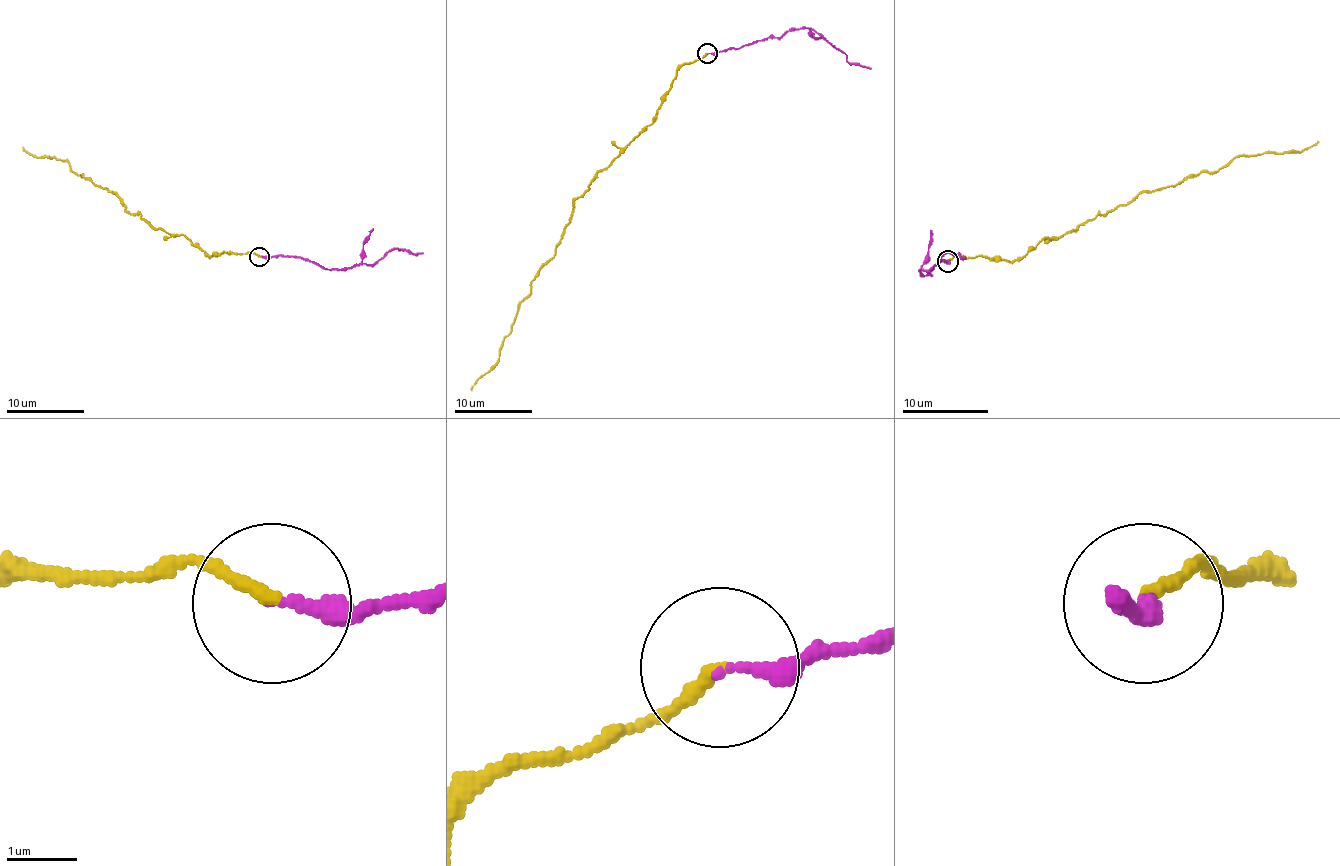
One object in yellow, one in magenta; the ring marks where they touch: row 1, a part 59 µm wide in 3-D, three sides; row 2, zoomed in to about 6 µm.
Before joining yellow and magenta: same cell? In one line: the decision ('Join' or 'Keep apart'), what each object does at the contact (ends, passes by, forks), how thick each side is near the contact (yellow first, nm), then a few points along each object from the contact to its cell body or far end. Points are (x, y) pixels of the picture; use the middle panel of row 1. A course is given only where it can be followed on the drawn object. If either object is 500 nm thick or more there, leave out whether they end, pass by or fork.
Join. At the ring yellow ends. At the ring magenta ends. Thickness 180 nm (yellow) against 200 nm. Course of yellow: (708, 53), (676, 72), (655, 119), (575, 201), (571, 223), (532, 281), (498, 360), (471, 391). Course of magenta: (708, 53), (743, 47), (807, 27), (843, 53), (848, 62), (870, 68)

